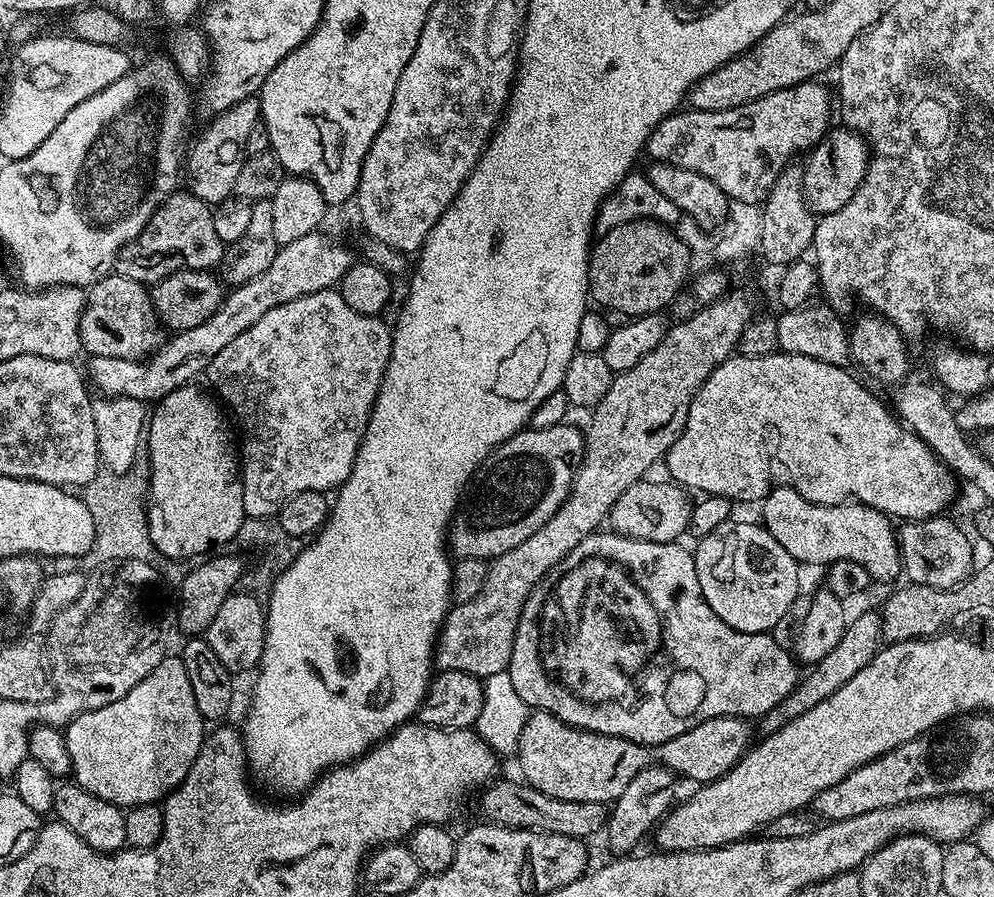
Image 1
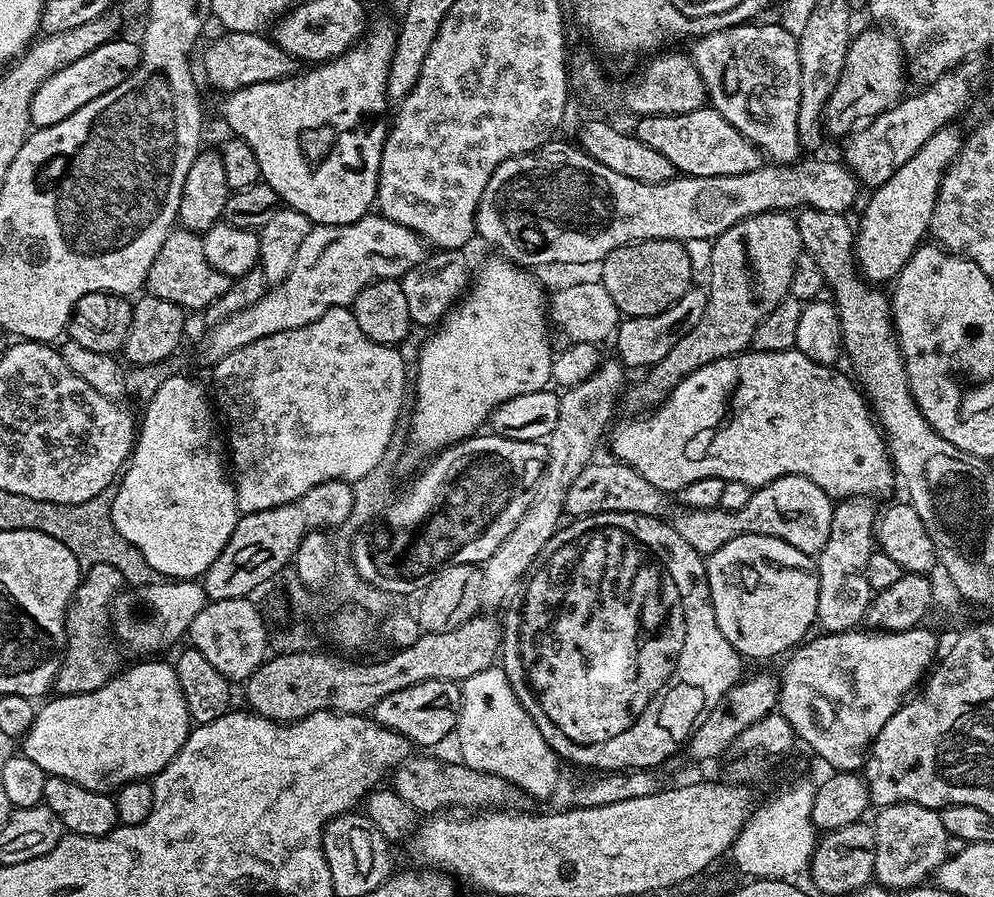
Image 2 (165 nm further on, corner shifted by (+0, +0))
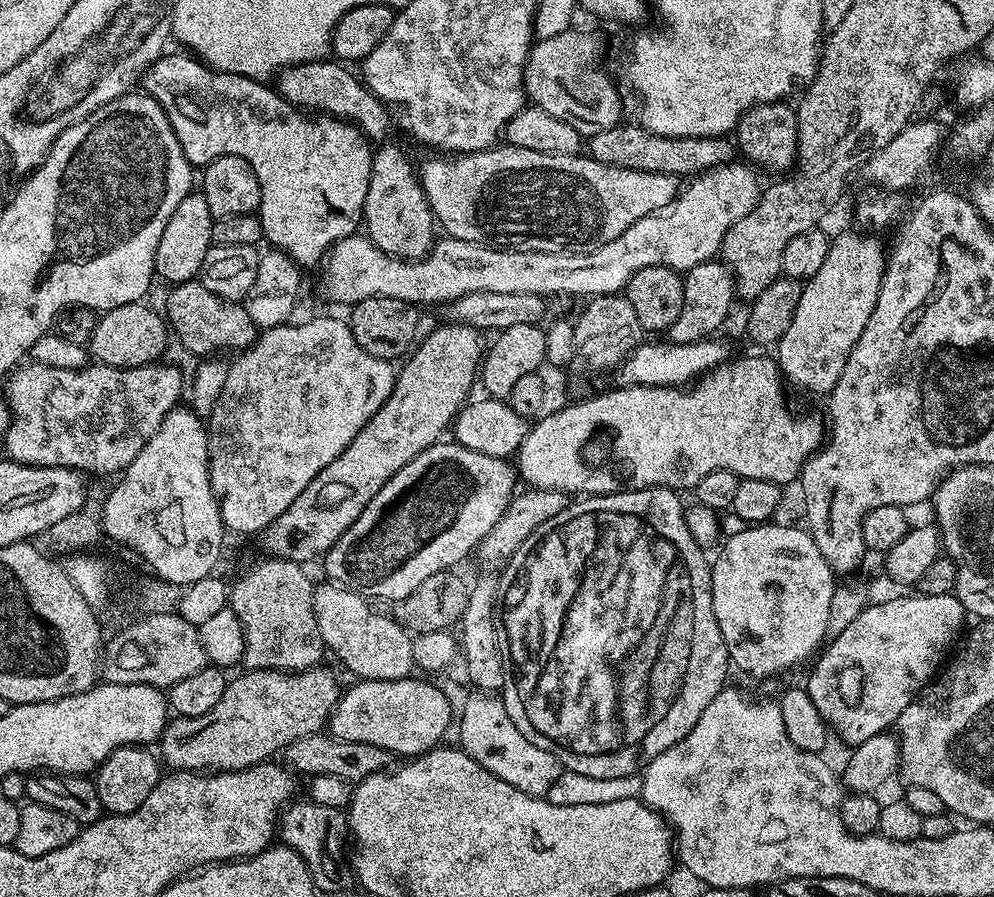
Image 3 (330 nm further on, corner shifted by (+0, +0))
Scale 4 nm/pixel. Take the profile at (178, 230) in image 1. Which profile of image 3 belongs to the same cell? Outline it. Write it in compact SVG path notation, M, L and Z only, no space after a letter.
M199 279L188 280L185 284L177 284L168 296L168 312L166 323L180 344L197 358L208 358L220 354L223 348L243 350L256 341L258 329L250 314L246 314L243 303L235 300L223 300L218 294L210 294Z

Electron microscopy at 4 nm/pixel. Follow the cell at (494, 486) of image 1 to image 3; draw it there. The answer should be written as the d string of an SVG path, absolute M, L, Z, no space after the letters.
M457 442L444 443L434 443L425 452L418 454L410 462L406 462L406 466L402 466L402 470L398 470L398 474L391 476L386 482L386 486L382 486L382 490L378 490L378 494L374 494L374 498L370 498L366 510L362 510L362 514L358 514L358 518L354 518L354 522L348 527L346 534L342 534L342 538L338 538L338 542L334 542L334 546L330 546L330 550L324 553L322 563L324 563L324 572L328 575L325 577L331 583L348 588L350 591L359 592L365 598L381 596L384 600L399 602L405 600L414 590L418 590L418 586L422 586L422 582L426 582L426 578L439 572L455 569L457 567L455 564L462 563L471 552L473 555L479 549L482 538L486 538L486 534L490 534L490 530L494 530L494 522L498 522L498 518L502 518L502 514L507 510L509 502L517 491L518 472L507 459L490 457L488 454L466 449L465 446Z

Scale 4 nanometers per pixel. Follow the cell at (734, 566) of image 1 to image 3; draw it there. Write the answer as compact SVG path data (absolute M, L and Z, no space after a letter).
M765 522L755 526L747 526L740 534L734 534L723 541L724 549L720 557L712 564L712 601L714 602L714 618L718 618L718 626L722 630L722 638L728 647L728 659L736 664L748 676L776 676L787 668L795 666L799 660L815 657L818 649L826 640L826 622L830 618L830 606L838 587L837 577L832 568L826 562L826 558L818 550L811 535L803 527L791 528L788 524L776 524L777 522Z

